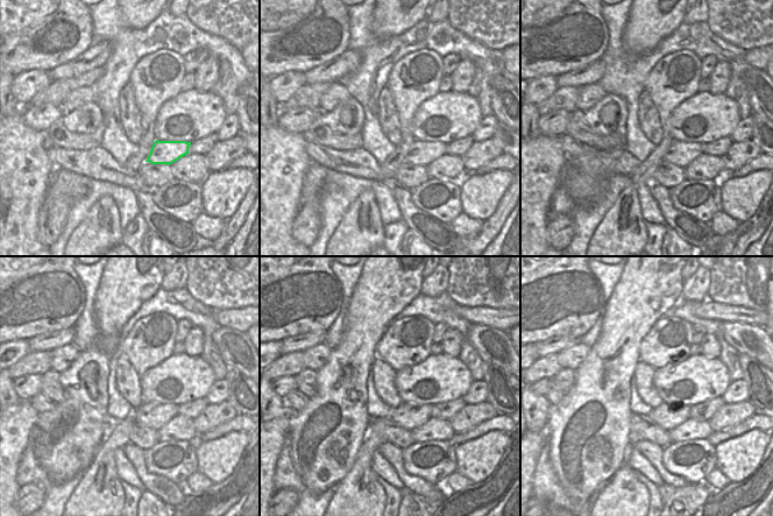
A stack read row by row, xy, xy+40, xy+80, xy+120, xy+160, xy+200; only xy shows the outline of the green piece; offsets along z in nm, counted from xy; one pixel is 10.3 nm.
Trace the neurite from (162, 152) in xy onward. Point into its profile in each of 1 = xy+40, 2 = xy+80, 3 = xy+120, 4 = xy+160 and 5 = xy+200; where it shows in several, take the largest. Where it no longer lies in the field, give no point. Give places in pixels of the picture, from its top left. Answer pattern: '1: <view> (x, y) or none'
1: xy+40 (422, 153)
2: xy+80 (680, 153)
3: xy+120 (155, 415)
4: xy+160 (410, 416)
5: xy+200 (668, 416)

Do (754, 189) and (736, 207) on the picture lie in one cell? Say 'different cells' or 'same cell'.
same cell

